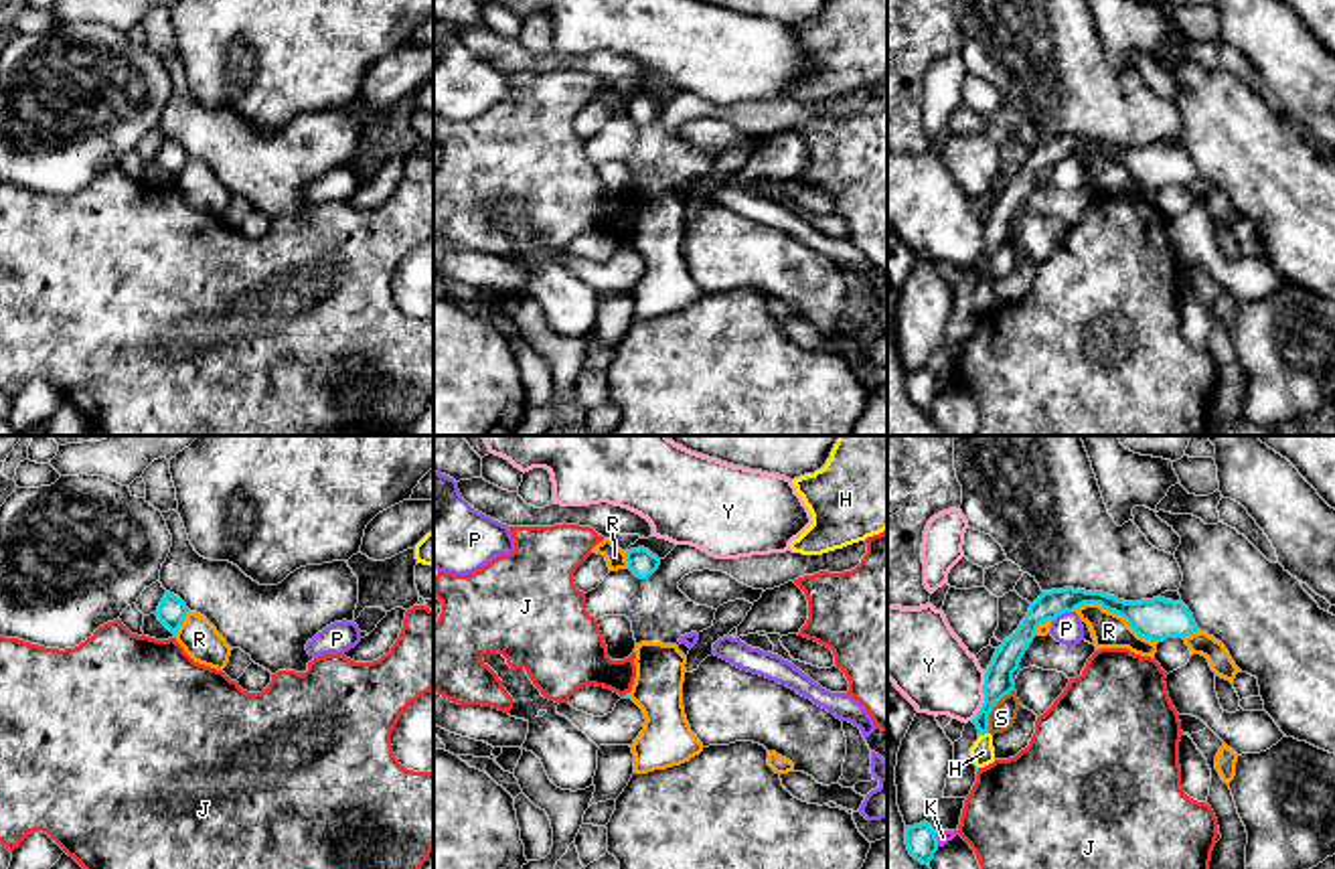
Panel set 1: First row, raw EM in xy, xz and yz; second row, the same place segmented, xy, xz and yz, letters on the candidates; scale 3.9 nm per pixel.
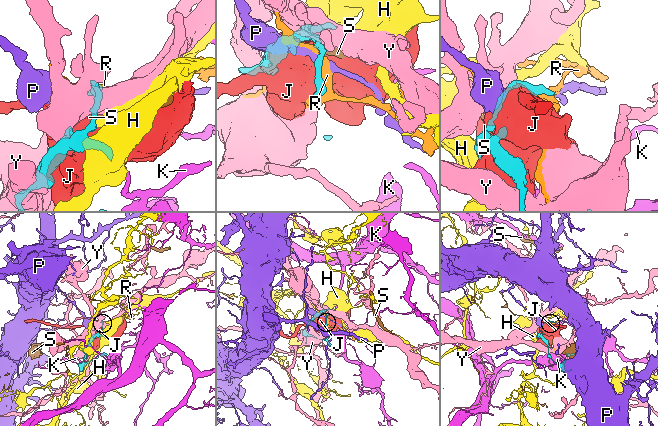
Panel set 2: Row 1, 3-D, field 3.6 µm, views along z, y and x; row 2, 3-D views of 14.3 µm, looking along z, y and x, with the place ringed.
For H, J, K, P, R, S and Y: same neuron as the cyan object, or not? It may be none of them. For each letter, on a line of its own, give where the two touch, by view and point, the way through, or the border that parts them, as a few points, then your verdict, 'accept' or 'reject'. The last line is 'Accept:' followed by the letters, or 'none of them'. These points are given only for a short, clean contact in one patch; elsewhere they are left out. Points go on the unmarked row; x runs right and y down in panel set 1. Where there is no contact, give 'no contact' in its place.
H: yz (983, 280) | reject
J: xz (624, 242) | reject
K: yz (936, 385) | reject
P: yz (1062, 159) | along yz (1072, 156), (1066, 156), (1052, 169) | reject
R: yz (1115, 159) | reject
S: yz (991, 256) | along yz (1013, 233), (989, 260), (987, 278) | reject
Y: yz (985, 244) | reject
Accept: none of them

